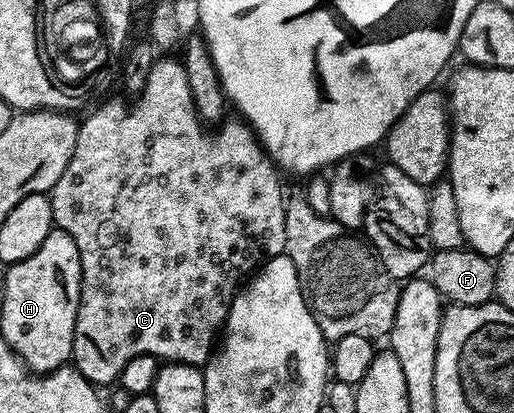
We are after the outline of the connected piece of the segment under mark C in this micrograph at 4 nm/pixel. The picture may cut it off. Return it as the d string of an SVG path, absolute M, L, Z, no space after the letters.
M178 59L155 60L146 86L133 101L131 109L122 101L106 101L95 113L87 115L86 122L83 120L78 127L76 151L72 151L72 159L68 159L64 175L60 175L48 194L55 226L72 235L76 251L80 251L82 290L70 355L73 367L95 387L113 386L121 378L124 367L129 361L136 359L136 355L152 355L162 363L205 366L215 352L216 342L226 324L226 316L230 314L230 305L234 302L234 294L238 292L244 279L249 278L267 259L281 257L286 252L283 178L278 166L267 155L266 148L260 144L253 129L245 121L226 119L213 131L207 131L198 118L198 112L192 103L192 91L188 91L188 75Z

